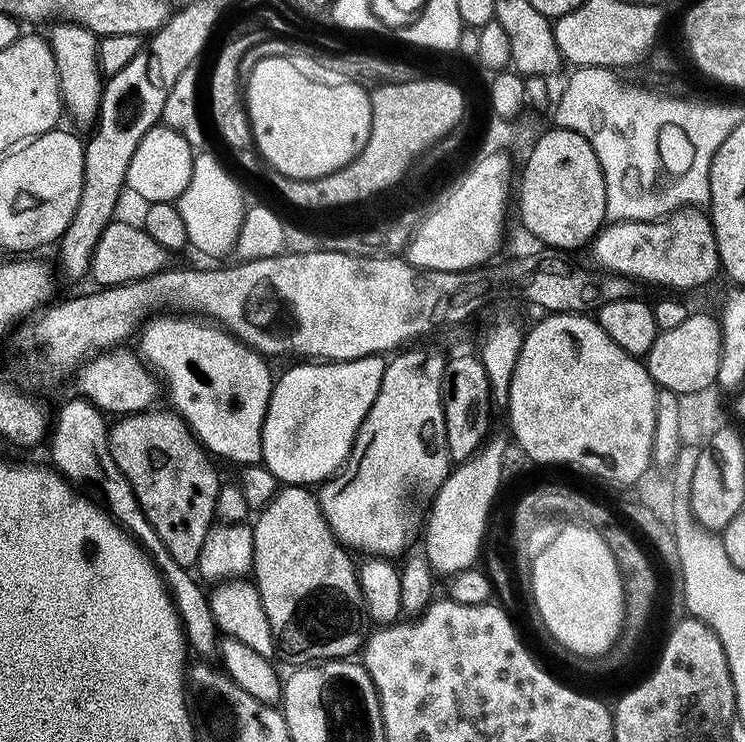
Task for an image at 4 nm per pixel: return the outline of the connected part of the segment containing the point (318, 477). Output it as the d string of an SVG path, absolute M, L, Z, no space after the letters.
M380 354L353 360L296 362L293 368L288 368L281 376L279 373L275 377L268 399L268 409L262 422L260 455L264 467L275 474L281 485L316 486L344 467L345 460L352 452L356 431L364 421L370 406L374 404L374 398L378 396L378 390L382 386L385 363L385 357Z

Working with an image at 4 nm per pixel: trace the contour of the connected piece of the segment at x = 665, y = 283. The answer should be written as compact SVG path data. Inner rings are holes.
M677 210L669 212L667 216L658 220L618 220L615 222L608 222L601 227L600 231L596 233L594 239L591 241L590 249L592 248L592 256L597 260L599 267L606 272L613 272L619 276L625 276L629 282L636 282L641 280L644 284L657 284L660 288L668 288L664 290L676 290L672 288L700 288L703 284L708 284L715 278L716 272L721 271L720 255L718 254L718 246L714 238L714 230L712 229L711 219L707 215L704 216L700 210Z

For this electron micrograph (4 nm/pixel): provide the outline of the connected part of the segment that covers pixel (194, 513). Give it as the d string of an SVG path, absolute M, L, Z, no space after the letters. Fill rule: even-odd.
M175 411L134 412L130 416L119 417L108 429L108 446L110 457L118 466L133 488L146 518L162 540L162 545L170 552L175 562L191 569L195 565L198 554L202 554L202 542L206 542L206 534L214 527L216 520L216 499L222 483L222 477L216 473L211 464L209 453L196 438L195 432L189 428L183 416Z

